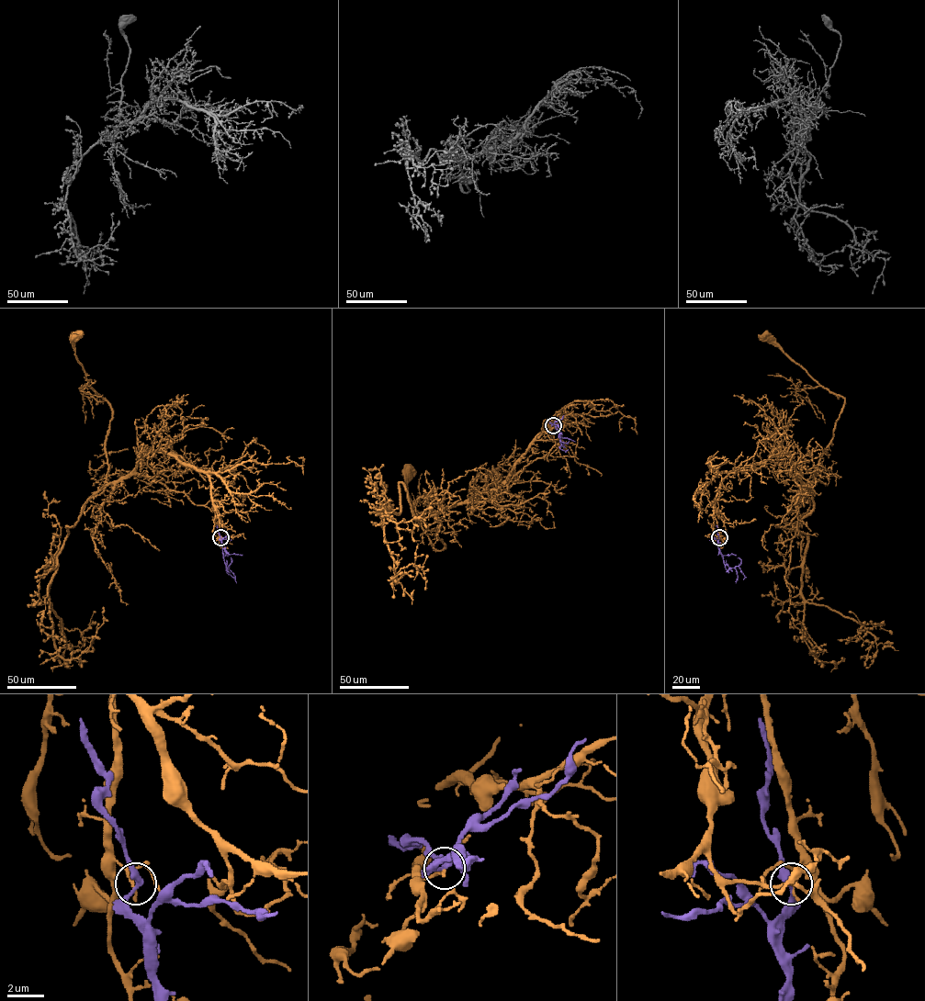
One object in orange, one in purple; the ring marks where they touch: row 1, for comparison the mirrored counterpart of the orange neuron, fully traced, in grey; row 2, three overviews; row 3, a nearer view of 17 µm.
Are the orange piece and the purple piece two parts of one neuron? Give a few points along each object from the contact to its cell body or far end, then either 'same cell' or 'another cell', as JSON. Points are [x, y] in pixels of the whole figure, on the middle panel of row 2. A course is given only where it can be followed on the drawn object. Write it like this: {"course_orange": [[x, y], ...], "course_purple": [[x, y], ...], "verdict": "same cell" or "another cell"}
{"course_orange": [[553, 425], [544, 422], [496, 488], [442, 511], [442, 549], [434, 548], [419, 520], [409, 473]], "course_purple": [[553, 425], [560, 438], [560, 448], [568, 449]], "verdict": "another cell"}

